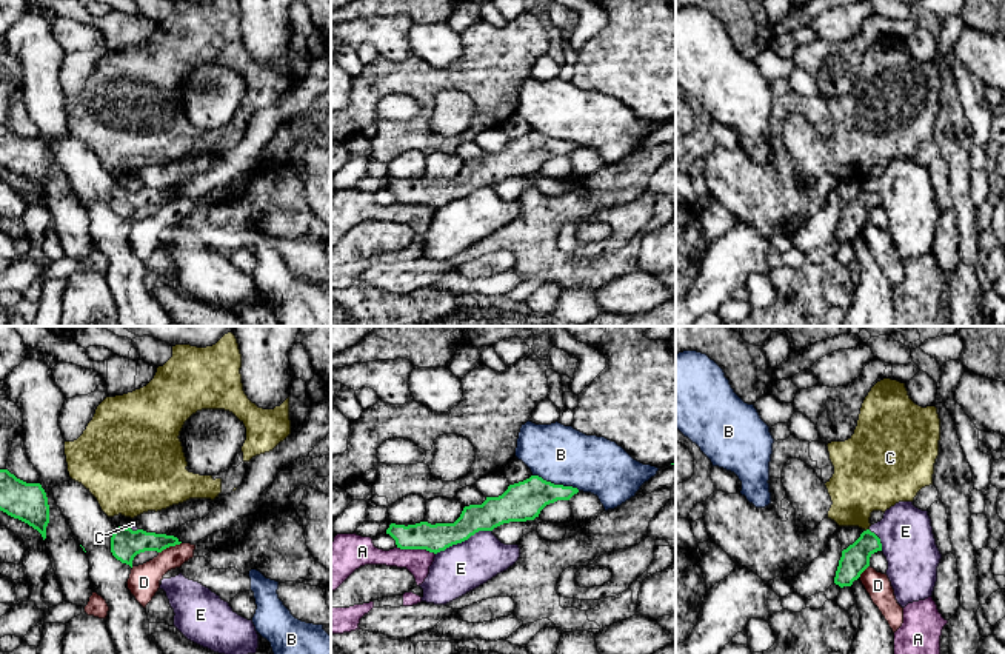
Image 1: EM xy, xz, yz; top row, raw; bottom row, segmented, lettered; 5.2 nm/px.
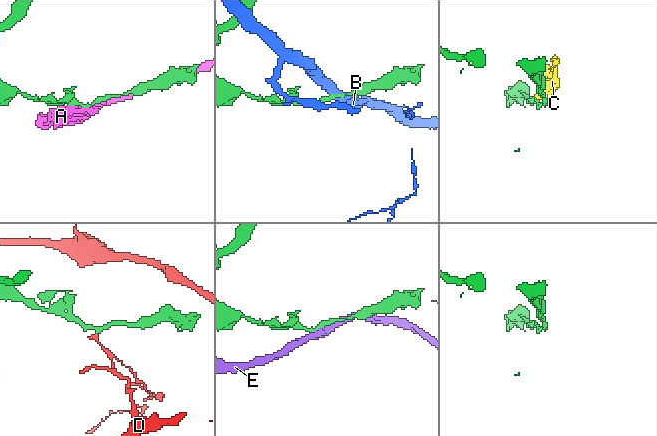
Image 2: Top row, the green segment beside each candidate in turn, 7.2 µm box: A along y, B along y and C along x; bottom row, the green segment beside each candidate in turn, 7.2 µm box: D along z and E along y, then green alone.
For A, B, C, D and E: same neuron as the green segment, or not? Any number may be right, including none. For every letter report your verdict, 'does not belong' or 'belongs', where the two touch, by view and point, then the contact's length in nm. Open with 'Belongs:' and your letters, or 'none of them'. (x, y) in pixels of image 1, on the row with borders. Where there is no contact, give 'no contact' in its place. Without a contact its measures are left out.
Belongs: none of them
A: does not belong; contact xz (416, 548); length 200 nm
B: does not belong; contact xz (556, 485); length 260 nm
C: does not belong; contact yz (867, 530); length 30 nm
D: does not belong; contact xy (170, 545); length 130 nm
E: does not belong; contact xz (464, 540); length 320 nm

